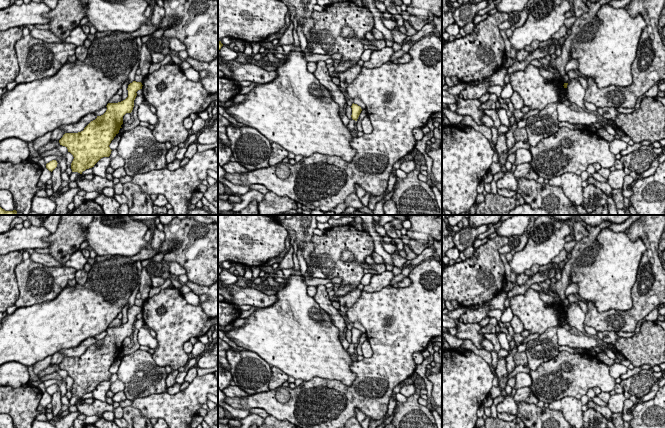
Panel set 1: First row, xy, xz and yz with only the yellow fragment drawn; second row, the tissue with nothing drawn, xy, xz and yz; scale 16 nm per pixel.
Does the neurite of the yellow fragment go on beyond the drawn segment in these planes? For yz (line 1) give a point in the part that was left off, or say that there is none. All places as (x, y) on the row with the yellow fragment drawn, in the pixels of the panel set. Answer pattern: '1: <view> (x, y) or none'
1: none

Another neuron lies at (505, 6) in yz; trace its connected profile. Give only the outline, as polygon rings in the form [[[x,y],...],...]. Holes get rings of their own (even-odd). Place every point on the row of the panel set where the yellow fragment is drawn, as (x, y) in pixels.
[[[501,0],[495,9],[497,12],[510,13],[510,12],[522,12],[527,10],[526,5],[529,0]]]

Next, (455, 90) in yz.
[[[459,81],[456,86],[448,87],[447,91],[452,95],[459,95],[463,90],[466,89],[466,84],[464,82]]]

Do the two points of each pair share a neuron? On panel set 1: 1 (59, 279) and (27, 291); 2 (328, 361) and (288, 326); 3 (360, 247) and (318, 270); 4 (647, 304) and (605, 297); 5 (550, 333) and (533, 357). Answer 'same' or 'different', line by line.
1: same
2: same
3: same
4: different
5: same

